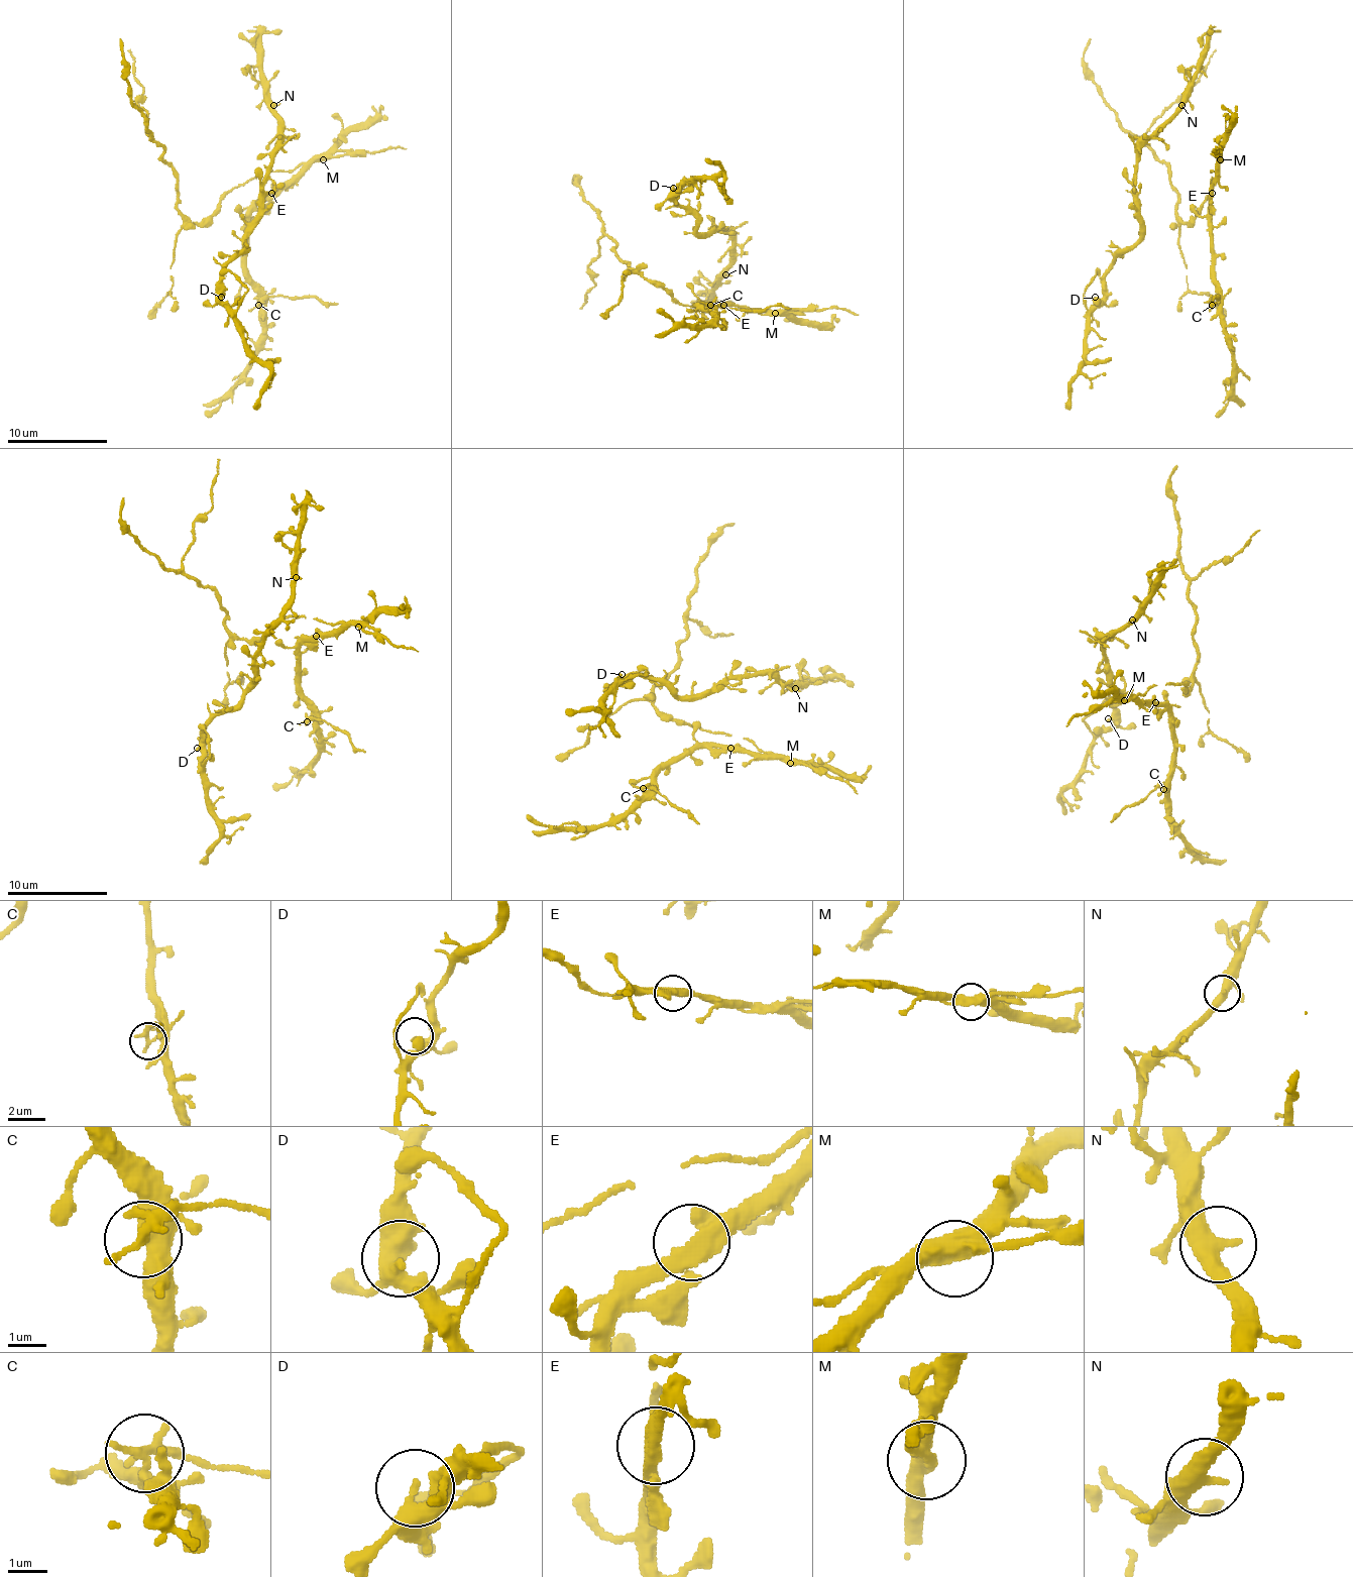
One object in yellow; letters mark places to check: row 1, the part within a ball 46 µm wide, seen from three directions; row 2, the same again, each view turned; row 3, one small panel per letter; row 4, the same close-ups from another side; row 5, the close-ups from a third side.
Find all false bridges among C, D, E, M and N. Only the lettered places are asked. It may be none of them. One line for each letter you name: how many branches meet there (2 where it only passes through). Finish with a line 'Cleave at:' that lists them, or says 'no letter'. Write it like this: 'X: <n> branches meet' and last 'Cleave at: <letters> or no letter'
C: 2 branches meet
M: 2 branches meet
Cleave at: C, M

